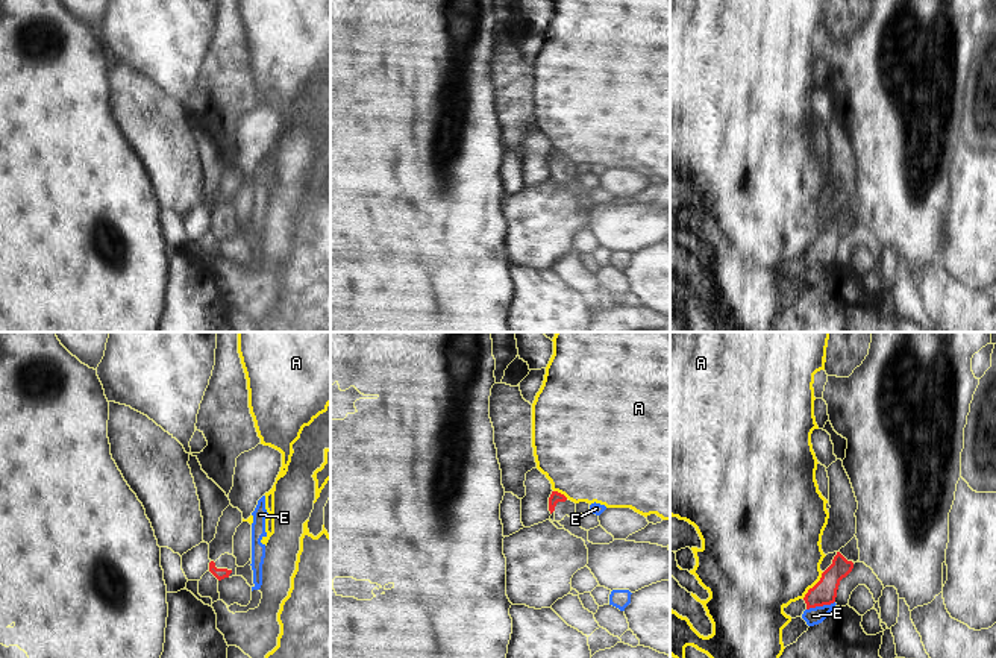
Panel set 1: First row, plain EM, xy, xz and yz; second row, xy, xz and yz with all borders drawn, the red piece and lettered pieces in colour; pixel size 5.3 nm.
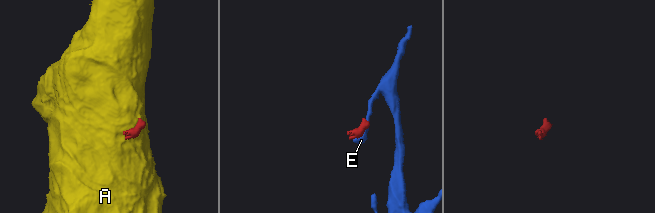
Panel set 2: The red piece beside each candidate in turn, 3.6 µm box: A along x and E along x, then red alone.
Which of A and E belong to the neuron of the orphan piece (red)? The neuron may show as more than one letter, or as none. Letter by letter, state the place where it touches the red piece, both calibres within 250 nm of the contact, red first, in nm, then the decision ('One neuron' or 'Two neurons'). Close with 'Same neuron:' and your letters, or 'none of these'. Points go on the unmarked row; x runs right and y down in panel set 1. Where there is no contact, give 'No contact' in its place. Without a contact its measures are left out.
A: Touches red at yz (814, 246). Thickness 130 nm (red) against 480 nm. Two neurons
E: Touches red at yz (820, 266). Thickness 130 nm (red) against 90 nm. Two neurons
Same neuron: none of these

